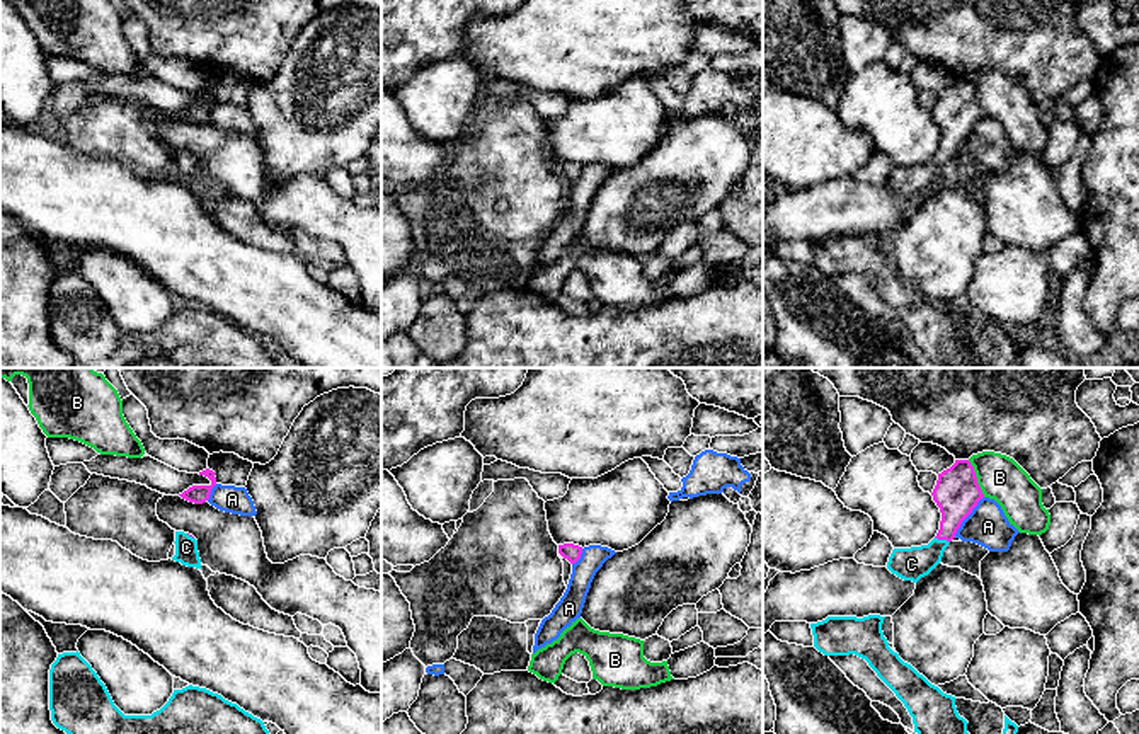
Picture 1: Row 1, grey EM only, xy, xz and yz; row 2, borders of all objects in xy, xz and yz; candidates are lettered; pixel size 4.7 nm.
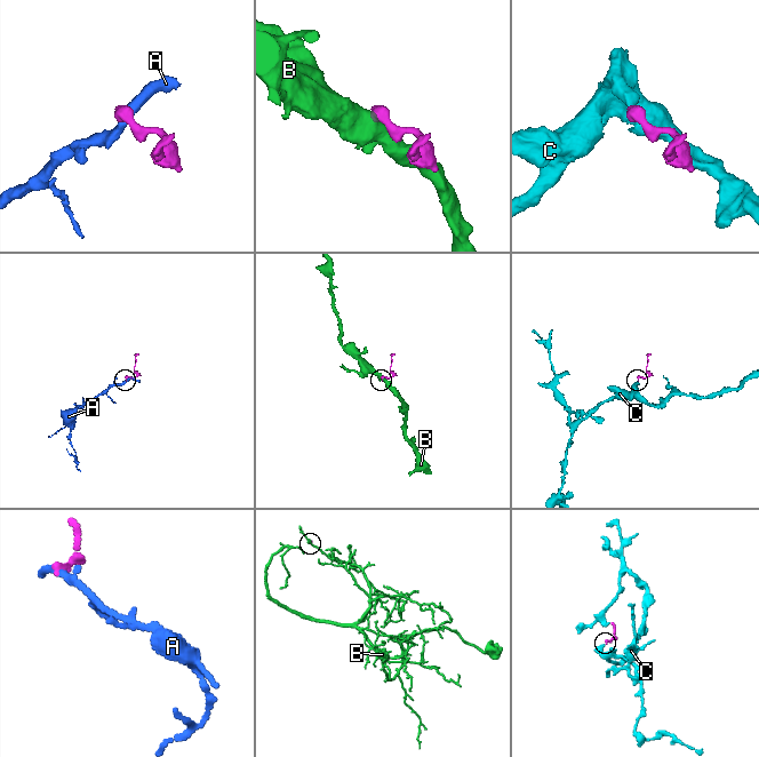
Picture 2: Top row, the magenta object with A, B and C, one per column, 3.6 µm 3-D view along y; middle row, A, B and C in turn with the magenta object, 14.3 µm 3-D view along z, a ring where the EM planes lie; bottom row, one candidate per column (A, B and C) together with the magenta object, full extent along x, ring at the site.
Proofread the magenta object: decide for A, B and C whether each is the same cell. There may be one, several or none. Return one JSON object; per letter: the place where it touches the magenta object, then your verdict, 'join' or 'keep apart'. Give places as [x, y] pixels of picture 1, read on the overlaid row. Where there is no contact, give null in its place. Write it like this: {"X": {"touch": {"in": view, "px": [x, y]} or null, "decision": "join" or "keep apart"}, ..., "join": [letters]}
{"A": {"touch": {"in": "yz", "px": [967, 515]}, "decision": "keep apart"}, "B": {"touch": {"in": "yz", "px": [976, 479]}, "decision": "keep apart"}, "C": {"touch": {"in": "yz", "px": [942, 539]}, "decision": "join"}, "join": ["C"]}

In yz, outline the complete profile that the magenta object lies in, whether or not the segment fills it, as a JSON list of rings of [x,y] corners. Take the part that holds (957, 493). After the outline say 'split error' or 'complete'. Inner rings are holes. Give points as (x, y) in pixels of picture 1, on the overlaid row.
[[[955,460],[950,468],[938,473],[931,496],[942,513],[936,536],[928,545],[894,548],[887,562],[887,569],[904,581],[918,582],[942,562],[962,521],[984,497],[969,460]]]; split error

